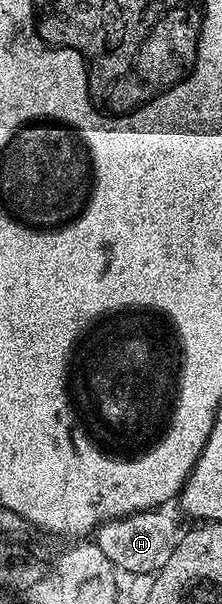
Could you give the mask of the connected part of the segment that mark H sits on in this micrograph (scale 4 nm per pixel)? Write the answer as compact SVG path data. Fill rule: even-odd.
M148 509L147 512L107 520L96 530L94 541L119 571L153 575L166 564L180 537L175 520L164 511L166 510Z

